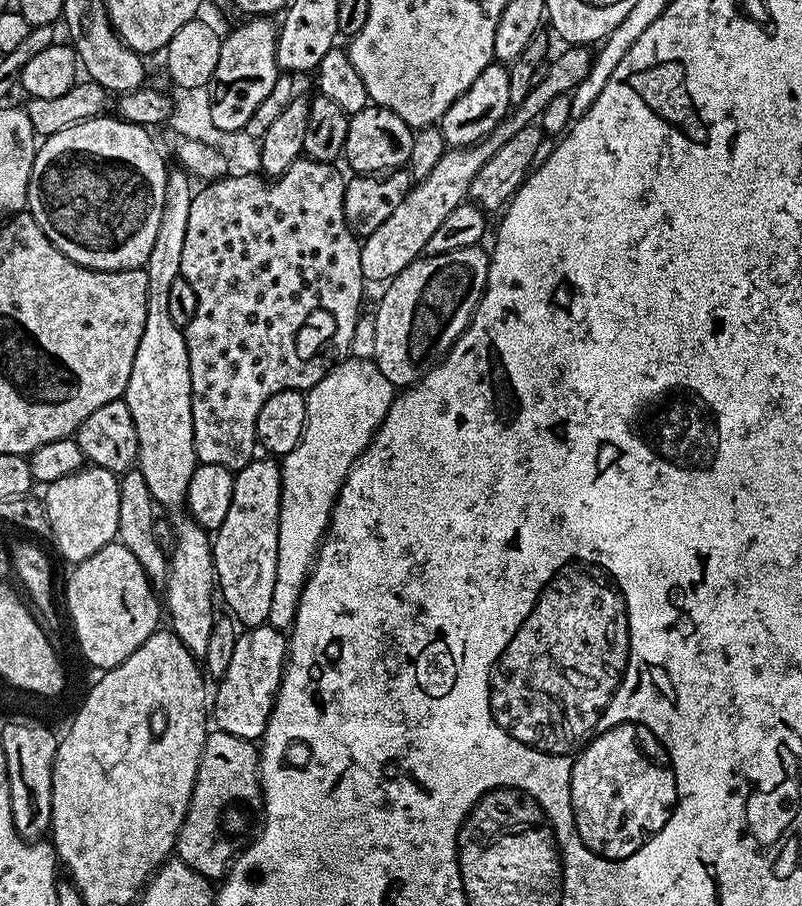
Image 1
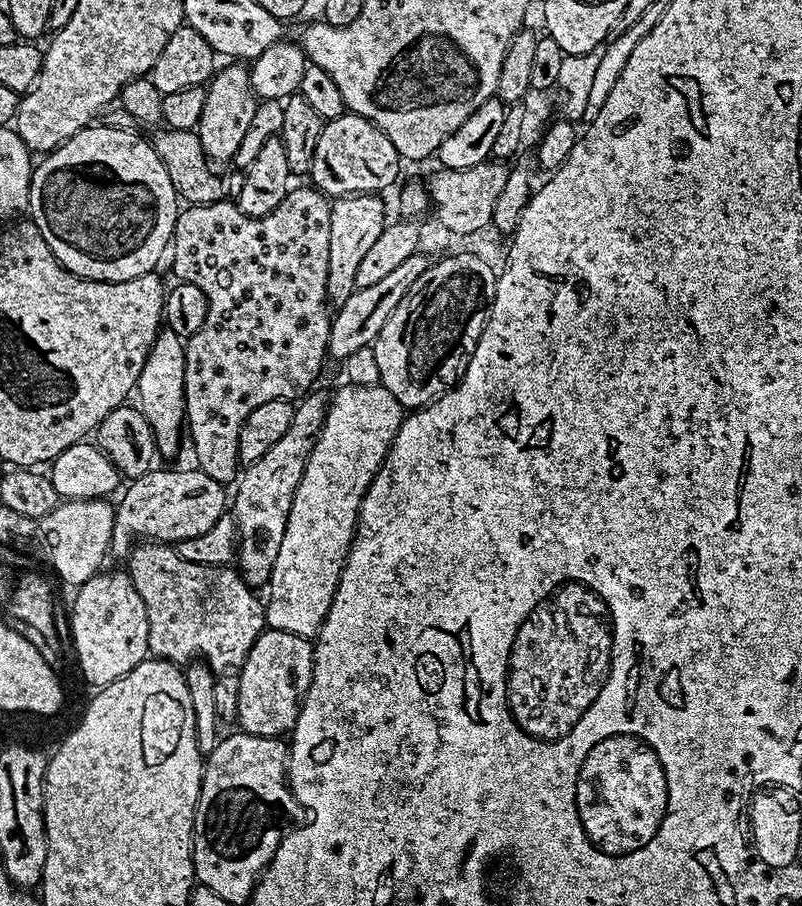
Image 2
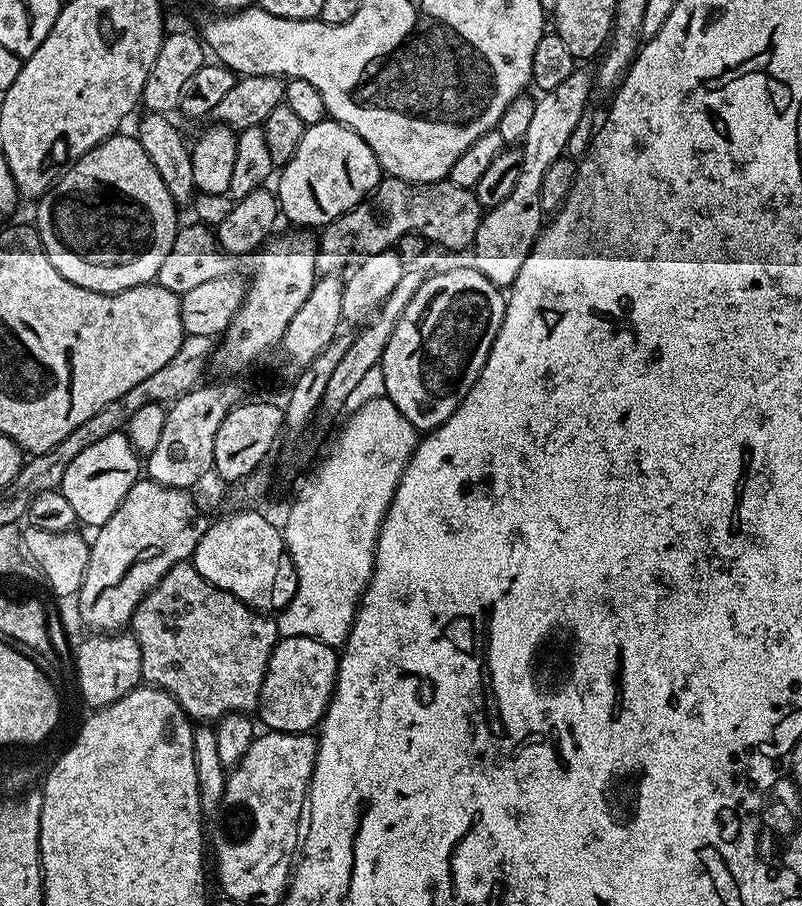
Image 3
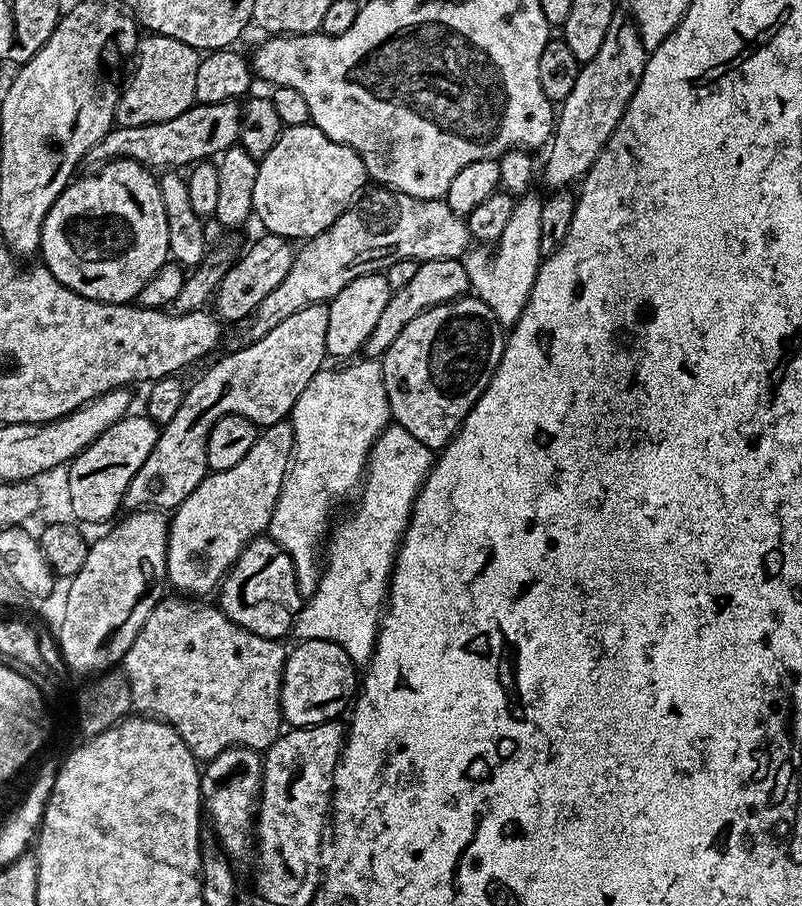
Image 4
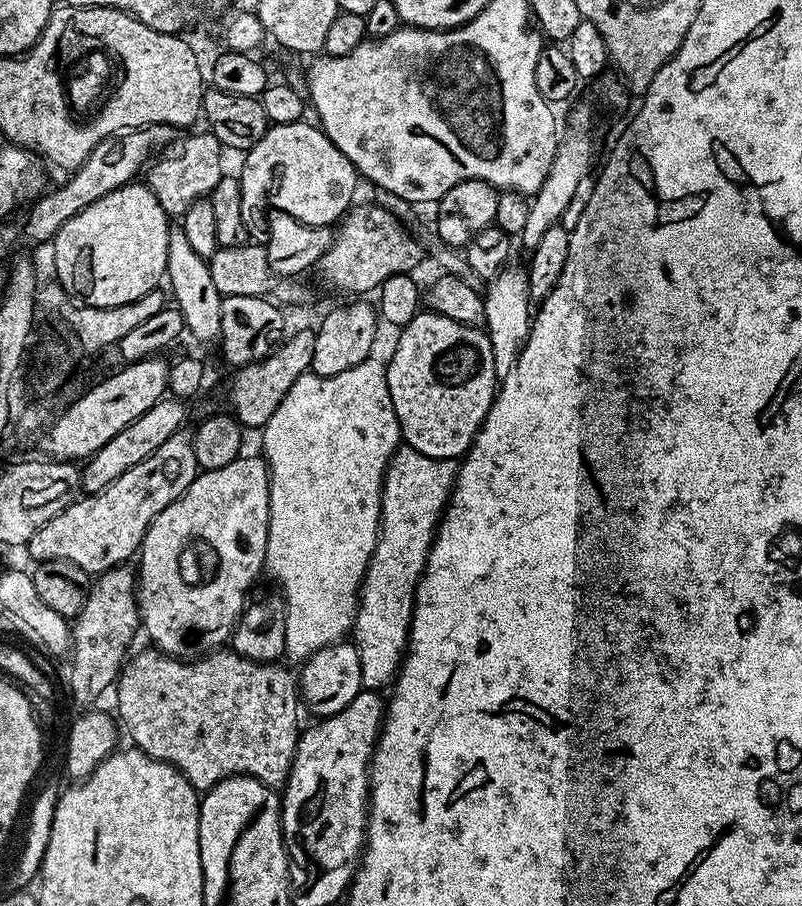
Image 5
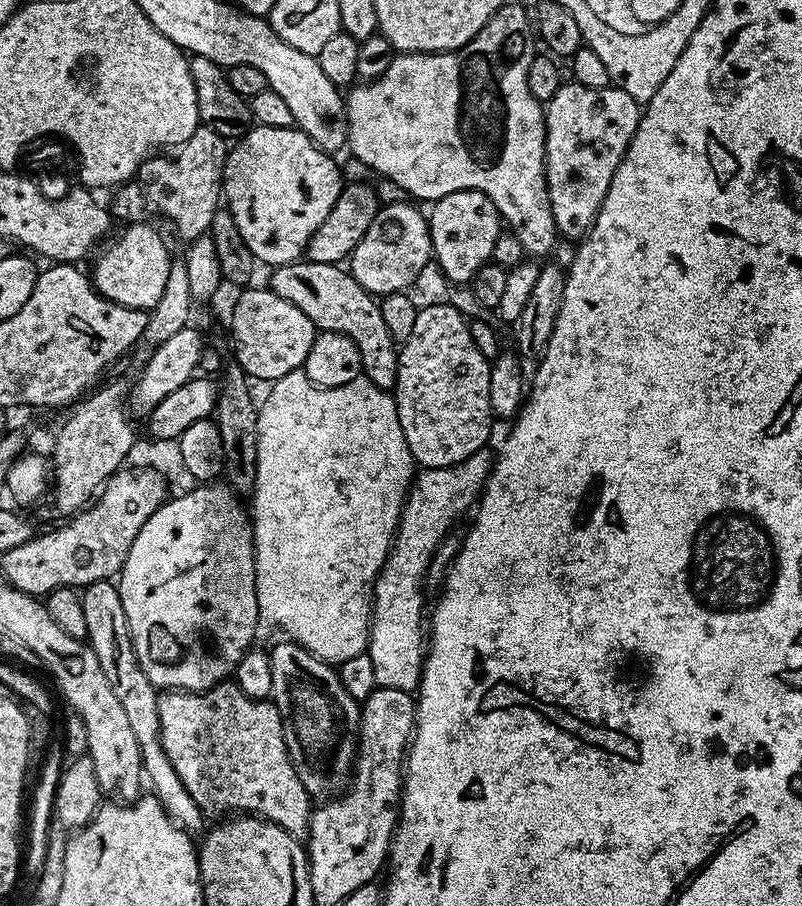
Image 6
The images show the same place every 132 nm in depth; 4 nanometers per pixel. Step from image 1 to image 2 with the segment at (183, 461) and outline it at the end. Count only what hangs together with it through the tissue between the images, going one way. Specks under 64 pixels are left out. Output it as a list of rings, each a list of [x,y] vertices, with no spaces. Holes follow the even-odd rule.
[[[161,327],[160,333],[148,351],[146,362],[142,366],[142,374],[134,389],[134,400],[140,413],[150,422],[150,430],[154,432],[156,451],[161,457],[172,456],[180,448],[180,431],[186,428],[184,404],[184,354],[185,341],[174,330]]]

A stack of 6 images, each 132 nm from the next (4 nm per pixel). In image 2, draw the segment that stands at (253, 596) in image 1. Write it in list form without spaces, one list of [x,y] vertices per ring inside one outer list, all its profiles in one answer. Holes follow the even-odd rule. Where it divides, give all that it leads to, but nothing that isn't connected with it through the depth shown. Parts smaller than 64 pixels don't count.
[[[309,391],[298,400],[286,434],[282,434],[258,462],[247,465],[235,481],[236,497],[230,500],[230,515],[236,522],[238,537],[234,560],[244,583],[249,586],[267,585],[274,570],[274,558],[278,558],[278,549],[282,546],[282,534],[286,534],[294,490],[298,490],[302,470],[306,470],[318,434],[324,429],[330,396],[327,391],[316,391]]]

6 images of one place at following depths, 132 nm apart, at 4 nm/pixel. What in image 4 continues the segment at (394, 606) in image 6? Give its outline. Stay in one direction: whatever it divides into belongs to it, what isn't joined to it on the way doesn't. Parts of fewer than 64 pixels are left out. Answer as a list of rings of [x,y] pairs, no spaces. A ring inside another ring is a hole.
[[[389,423],[384,433],[374,442],[368,455],[366,479],[359,493],[360,505],[349,520],[331,529],[326,540],[326,559],[322,564],[320,580],[312,595],[303,601],[300,613],[292,624],[291,635],[297,641],[325,640],[334,642],[350,654],[352,663],[357,666],[367,665],[372,651],[376,648],[376,636],[380,632],[382,609],[386,604],[388,585],[392,579],[392,566],[396,562],[396,553],[400,551],[400,541],[408,528],[408,519],[412,517],[412,507],[416,501],[420,487],[428,476],[434,463],[433,449],[422,446],[410,430],[400,424]]]

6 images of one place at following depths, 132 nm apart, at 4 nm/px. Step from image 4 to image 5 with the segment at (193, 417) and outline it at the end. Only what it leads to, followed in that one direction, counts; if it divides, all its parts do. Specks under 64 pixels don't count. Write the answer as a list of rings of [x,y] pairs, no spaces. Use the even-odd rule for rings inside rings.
[[[311,331],[296,332],[292,337],[290,336],[277,344],[274,351],[259,364],[247,364],[245,368],[236,368],[233,371],[232,381],[228,384],[228,400],[232,403],[231,411],[245,429],[263,429],[270,414],[274,414],[274,410],[278,408],[278,402],[286,396],[286,390],[290,390],[290,386],[298,382],[300,375],[312,367],[313,333]],[[184,430],[175,432],[170,438],[166,438],[166,442],[162,442],[162,446],[158,446],[158,450],[154,450],[154,454],[138,462],[138,466],[130,466],[130,470],[126,470],[122,478],[110,482],[110,486],[106,486],[100,492],[81,495],[81,500],[73,499],[68,502],[73,504],[65,503],[59,510],[53,511],[52,517],[29,536],[26,551],[33,556],[33,561],[74,562],[74,566],[82,566],[82,570],[89,574],[99,574],[121,567],[131,556],[133,559],[139,553],[140,543],[144,540],[144,535],[147,534],[154,518],[158,518],[158,514],[162,514],[166,506],[173,504],[188,489],[197,474],[191,435]]]

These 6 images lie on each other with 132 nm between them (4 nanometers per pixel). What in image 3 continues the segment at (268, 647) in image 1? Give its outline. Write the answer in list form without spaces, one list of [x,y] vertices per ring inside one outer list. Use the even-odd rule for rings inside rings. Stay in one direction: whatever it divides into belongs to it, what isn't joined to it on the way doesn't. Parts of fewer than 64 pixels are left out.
[[[305,636],[277,639],[266,666],[258,713],[265,729],[274,732],[311,733],[324,719],[332,691],[336,689],[337,649]]]

